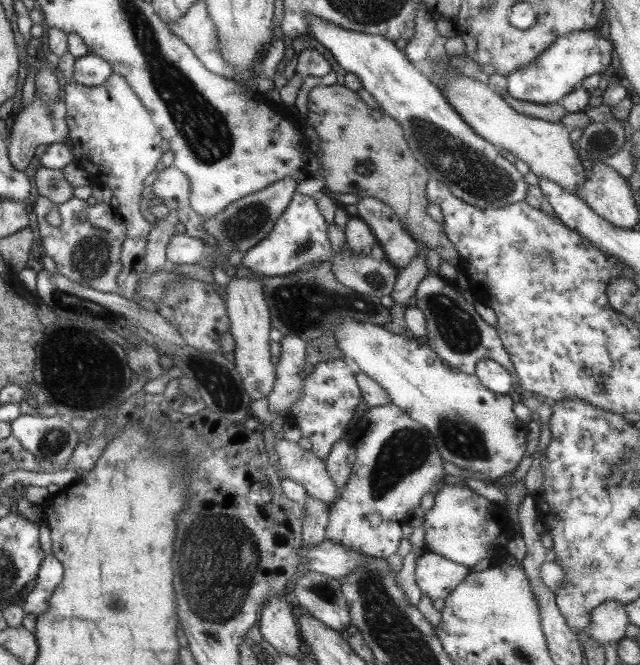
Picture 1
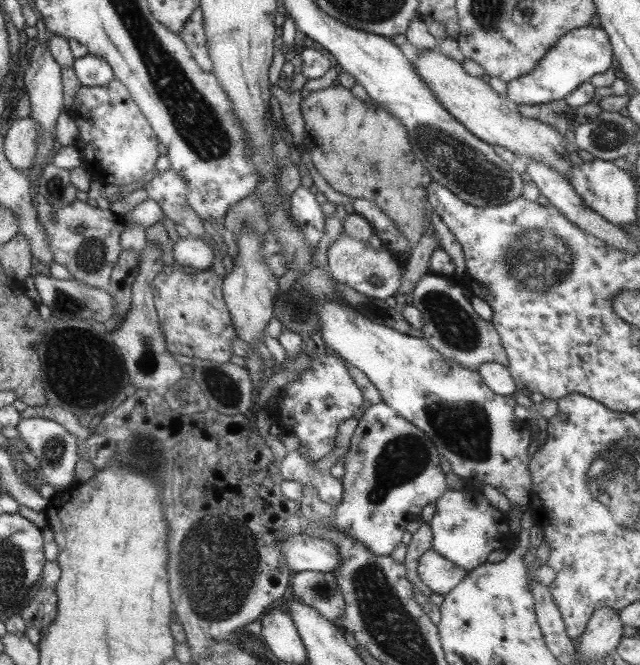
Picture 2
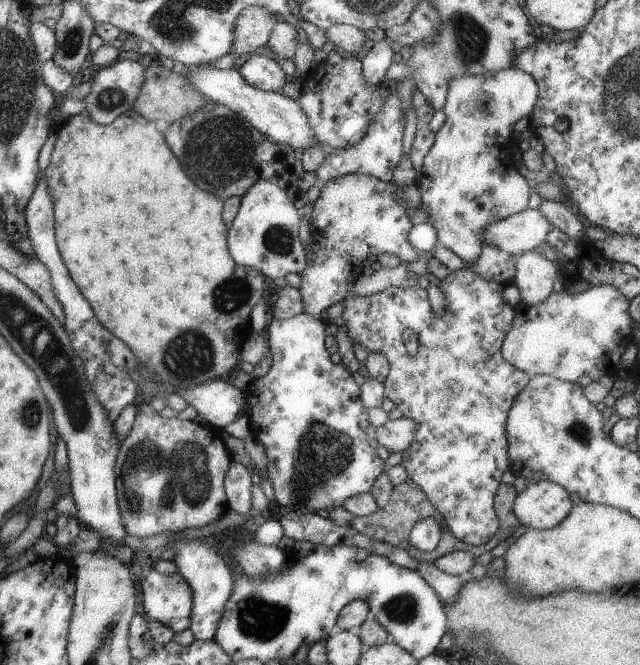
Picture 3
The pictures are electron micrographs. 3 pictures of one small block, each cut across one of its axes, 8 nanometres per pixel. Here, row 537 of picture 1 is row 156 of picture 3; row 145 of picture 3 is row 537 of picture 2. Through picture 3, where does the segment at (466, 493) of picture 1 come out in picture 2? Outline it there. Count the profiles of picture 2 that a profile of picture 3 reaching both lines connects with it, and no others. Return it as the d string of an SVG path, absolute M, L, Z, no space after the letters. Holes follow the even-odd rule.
M445 490L441 496L437 496L433 516L427 520L427 525L432 533L431 550L465 572L486 563L491 552L507 550L516 538L509 531L506 514L492 507L477 492Z

